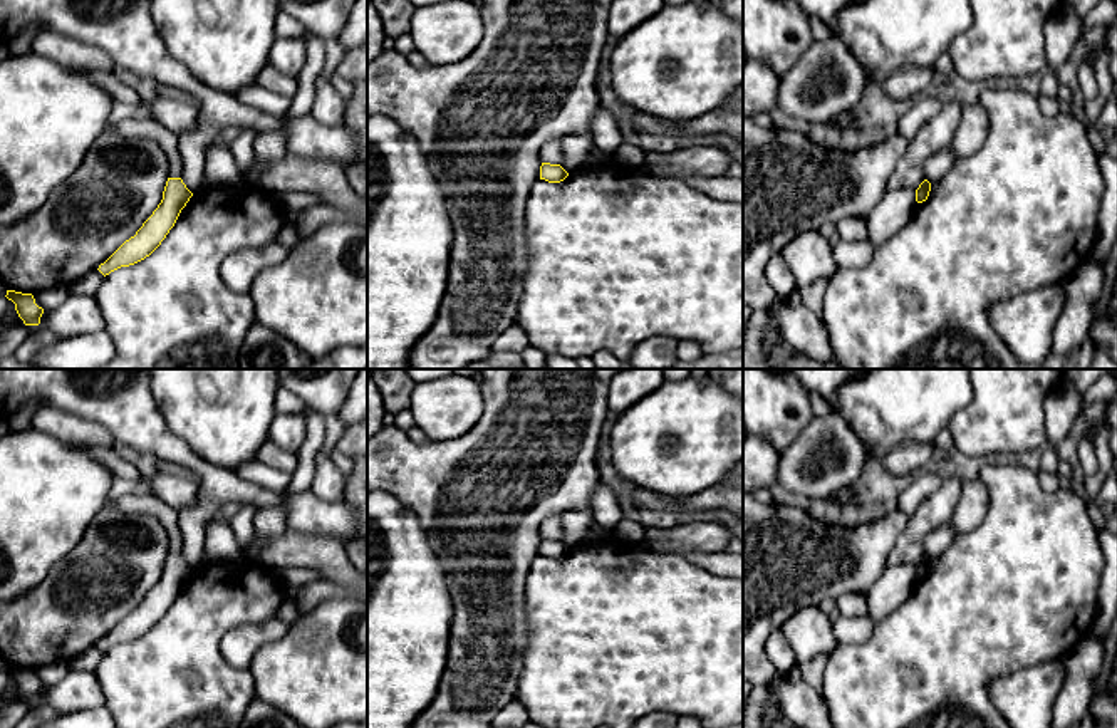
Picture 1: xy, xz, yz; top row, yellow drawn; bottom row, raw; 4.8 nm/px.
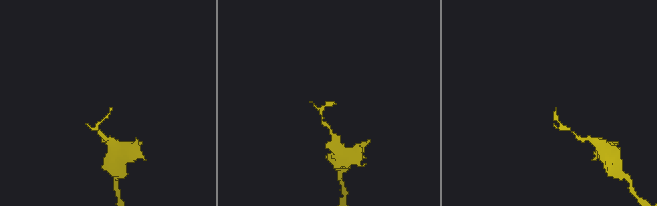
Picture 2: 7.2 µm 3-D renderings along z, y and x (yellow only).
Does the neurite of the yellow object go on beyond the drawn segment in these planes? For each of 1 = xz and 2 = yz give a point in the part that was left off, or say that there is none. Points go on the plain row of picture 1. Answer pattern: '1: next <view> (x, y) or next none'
1: next none
2: next none

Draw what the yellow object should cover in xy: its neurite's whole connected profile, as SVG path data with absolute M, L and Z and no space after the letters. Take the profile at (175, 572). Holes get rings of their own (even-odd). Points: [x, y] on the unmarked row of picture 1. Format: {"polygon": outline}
{"polygon": "M168 554L163 575L153 590L97 646L106 653L121 642L134 641L149 632L174 602L191 572L193 569L181 554Z"}

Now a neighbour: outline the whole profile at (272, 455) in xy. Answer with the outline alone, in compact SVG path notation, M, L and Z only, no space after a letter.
M267 439L260 446L260 450L257 451L255 460L267 465L267 466L270 466L270 468L277 468L277 470L280 470L283 473L288 473L288 475L297 466L297 455L280 448L278 445L275 445L270 439Z

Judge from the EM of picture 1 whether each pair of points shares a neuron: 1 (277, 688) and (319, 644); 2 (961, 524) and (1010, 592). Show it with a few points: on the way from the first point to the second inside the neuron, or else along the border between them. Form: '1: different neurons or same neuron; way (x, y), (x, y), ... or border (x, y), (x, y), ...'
1: same neuron; way (287, 678), (311, 655)
2: different neurons; border (988, 497), (985, 519), (976, 527), (956, 535)

